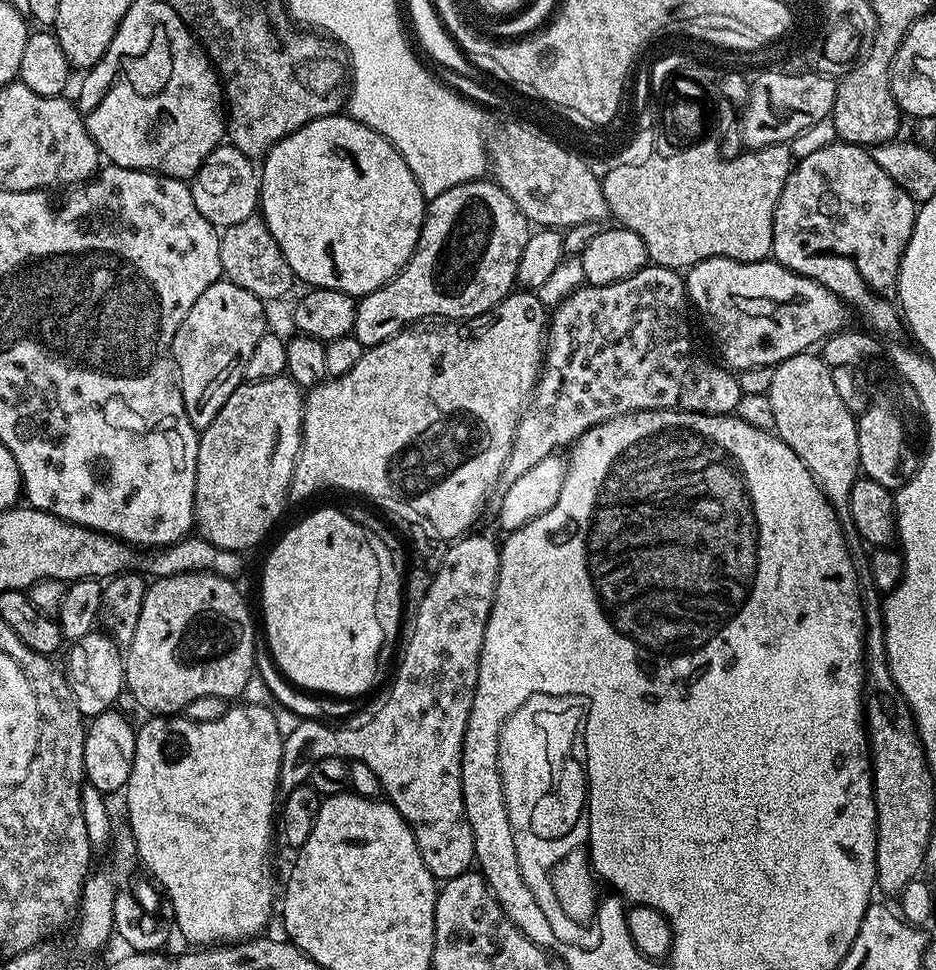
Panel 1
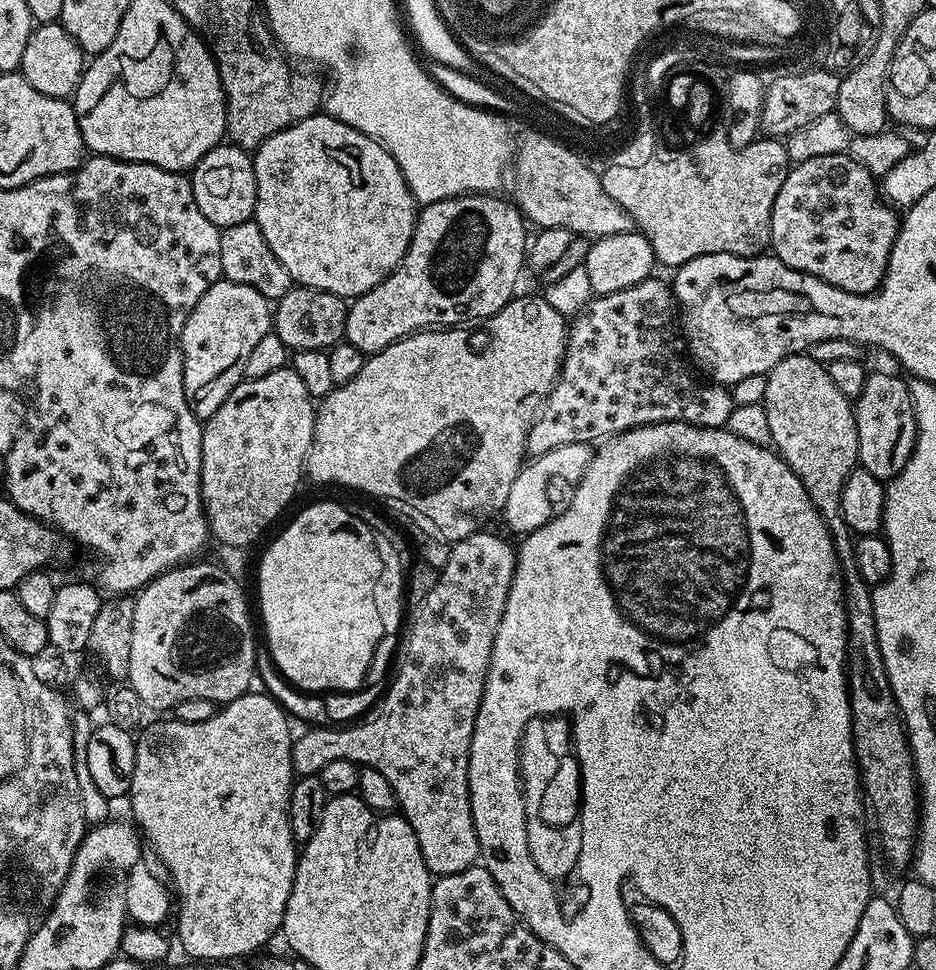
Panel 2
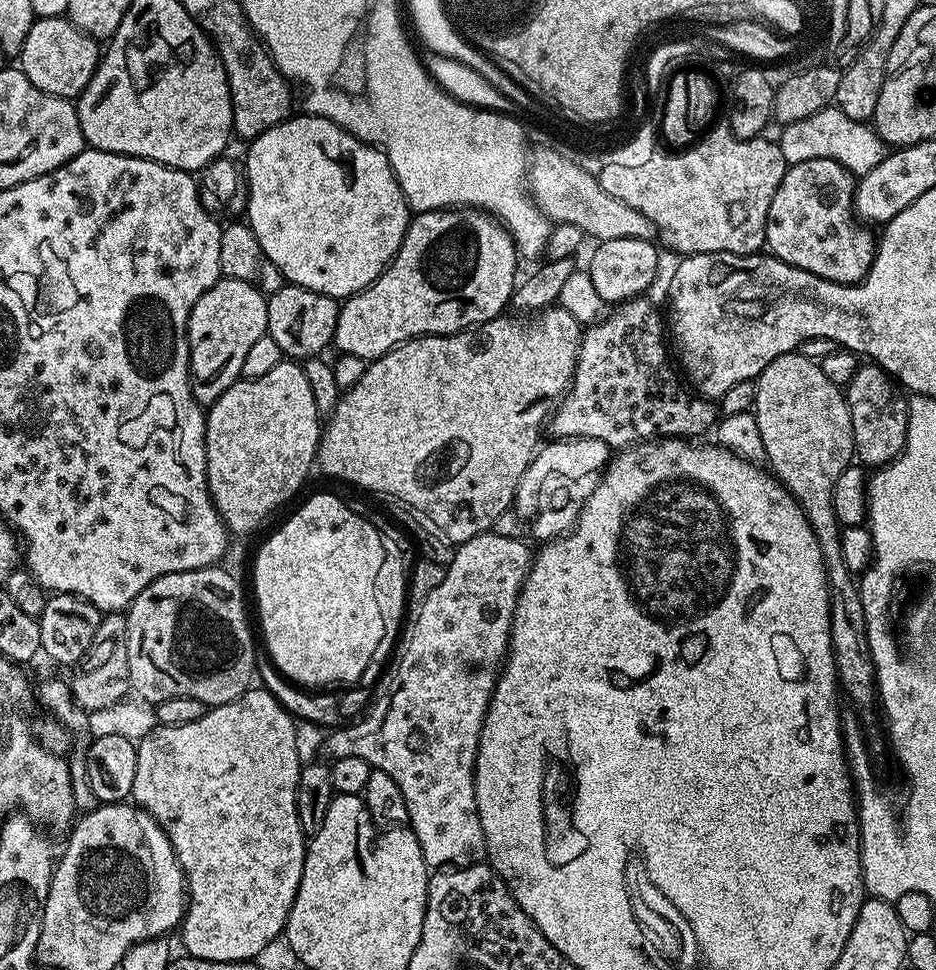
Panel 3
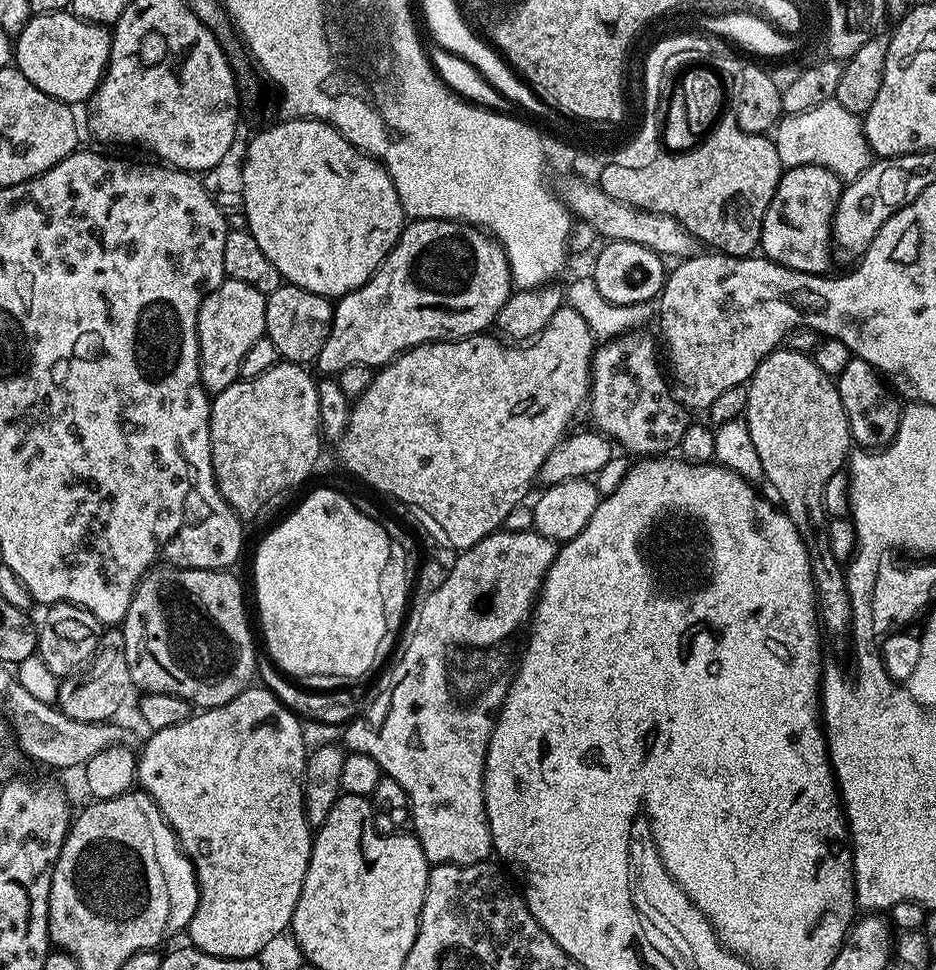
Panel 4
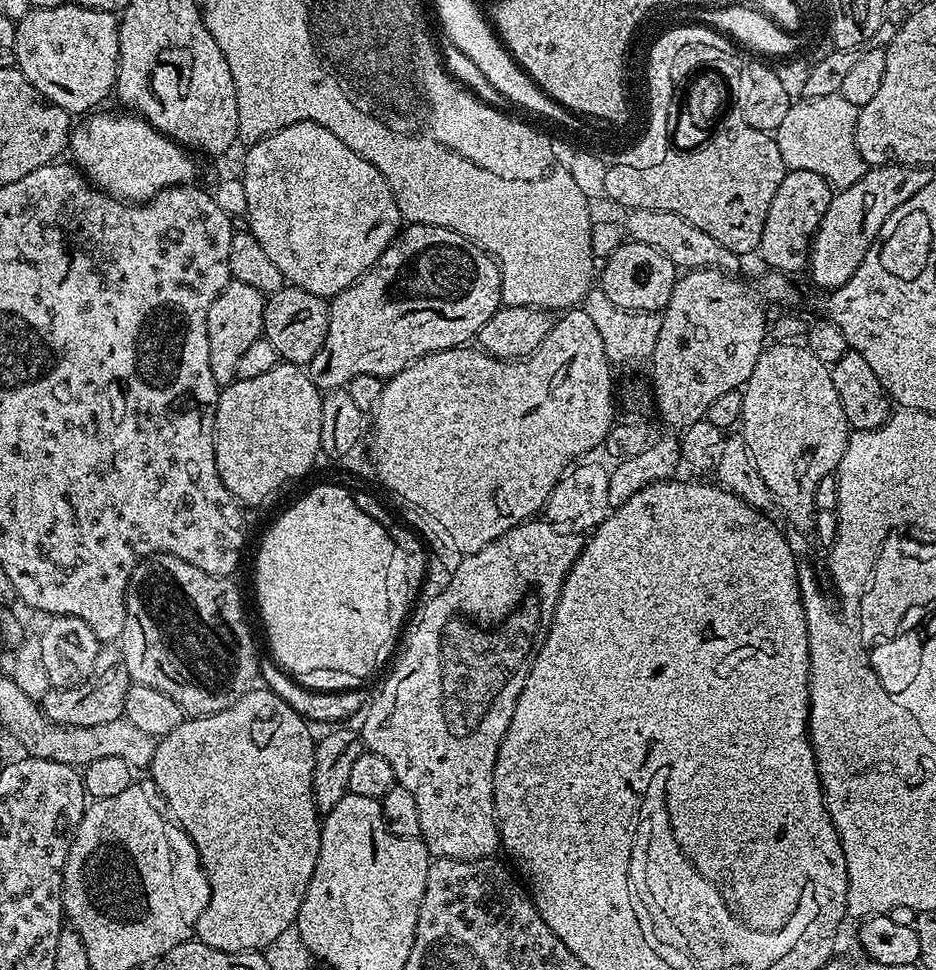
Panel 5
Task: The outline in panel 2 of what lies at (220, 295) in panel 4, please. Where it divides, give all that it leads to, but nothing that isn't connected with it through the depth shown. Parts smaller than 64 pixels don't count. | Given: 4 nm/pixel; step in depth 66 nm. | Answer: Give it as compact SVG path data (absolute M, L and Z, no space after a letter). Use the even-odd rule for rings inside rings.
M263 296L260 302L260 332L204 330L204 299L198 298L180 335L180 349L184 355L184 397L197 420L208 420L218 410L218 406L226 402L234 386L238 386L244 379L246 361L250 359L254 346L266 333L273 331L273 328L274 308Z

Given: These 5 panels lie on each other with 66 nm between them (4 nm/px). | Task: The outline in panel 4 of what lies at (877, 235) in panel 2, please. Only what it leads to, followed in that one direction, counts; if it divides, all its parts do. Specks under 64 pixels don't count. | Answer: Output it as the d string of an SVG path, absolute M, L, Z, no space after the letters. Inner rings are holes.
M822 166L789 168L780 177L774 198L762 218L759 251L767 259L799 272L827 273L832 264L832 219L840 201L842 181Z

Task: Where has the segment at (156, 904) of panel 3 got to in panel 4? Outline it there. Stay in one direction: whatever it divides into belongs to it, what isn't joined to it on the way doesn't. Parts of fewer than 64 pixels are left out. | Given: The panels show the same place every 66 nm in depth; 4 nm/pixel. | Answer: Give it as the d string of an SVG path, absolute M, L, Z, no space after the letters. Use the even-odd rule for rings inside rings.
M133 790L132 800L140 804L140 812L144 812L144 820L148 820L148 832L152 832L152 856L156 856L156 868L160 868L160 880L164 880L164 896L168 896L168 916L164 916L164 928L160 932L160 945L164 946L172 940L172 936L178 935L179 932L181 935L194 918L200 887L196 881L196 871L192 861L180 849L180 841L172 833L172 827L164 821L158 806L143 790Z

